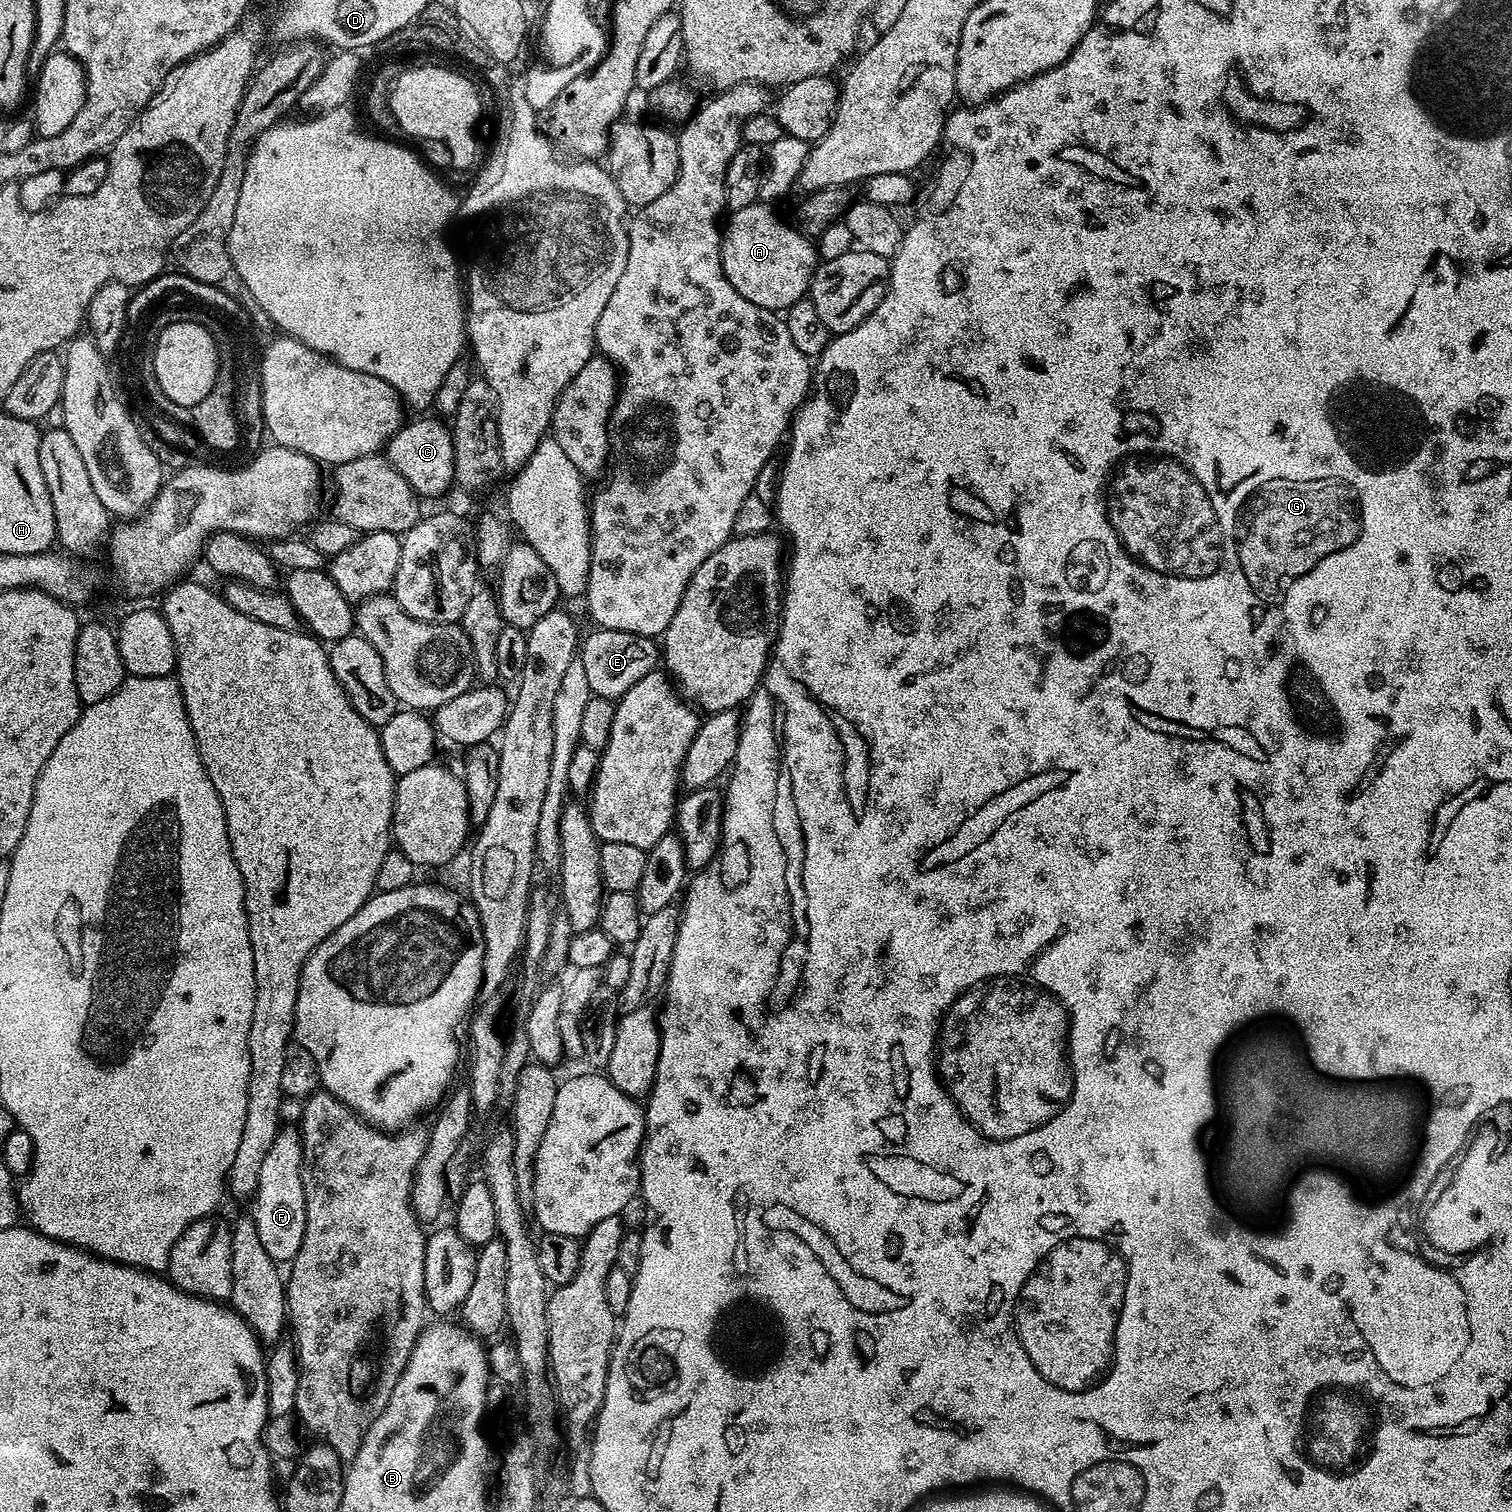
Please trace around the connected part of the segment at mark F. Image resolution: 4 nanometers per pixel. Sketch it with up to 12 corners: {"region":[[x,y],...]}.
{"region":[[297,1127],[275,1136],[258,1174],[252,1227],[291,1263],[305,1237]]}

